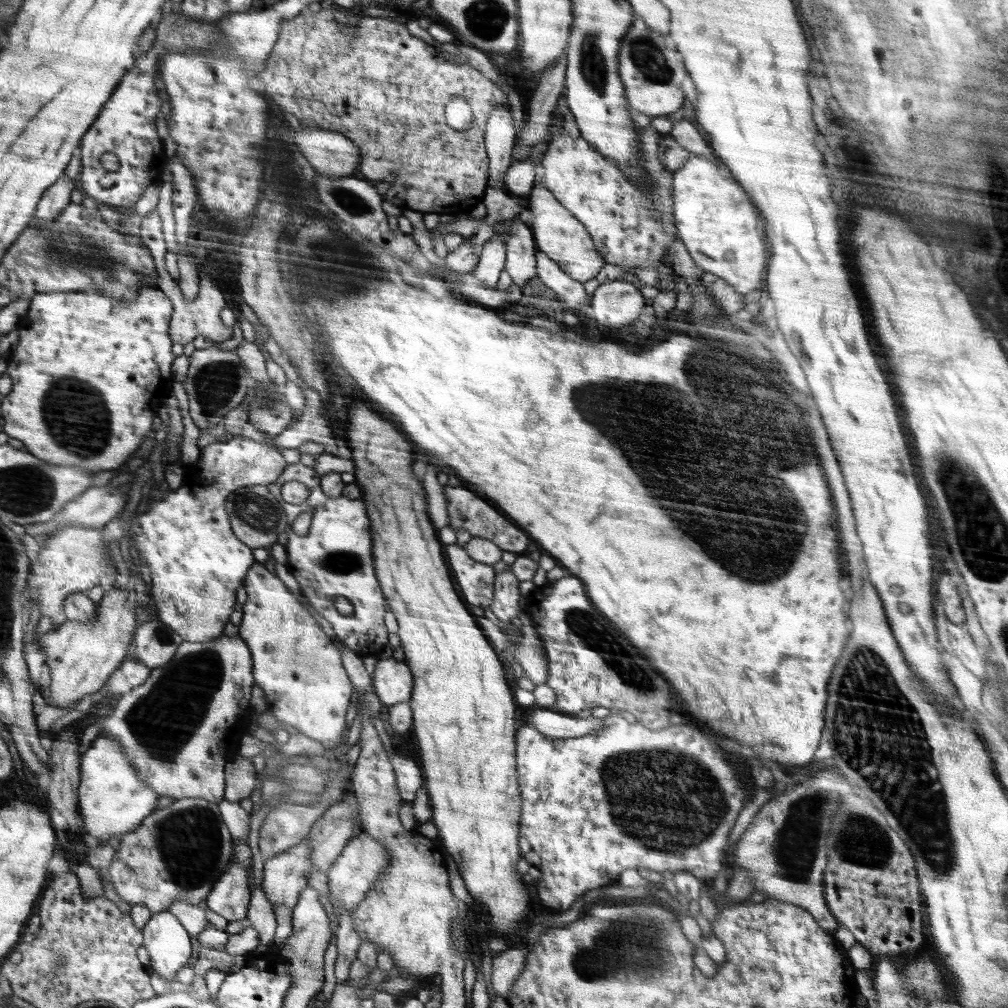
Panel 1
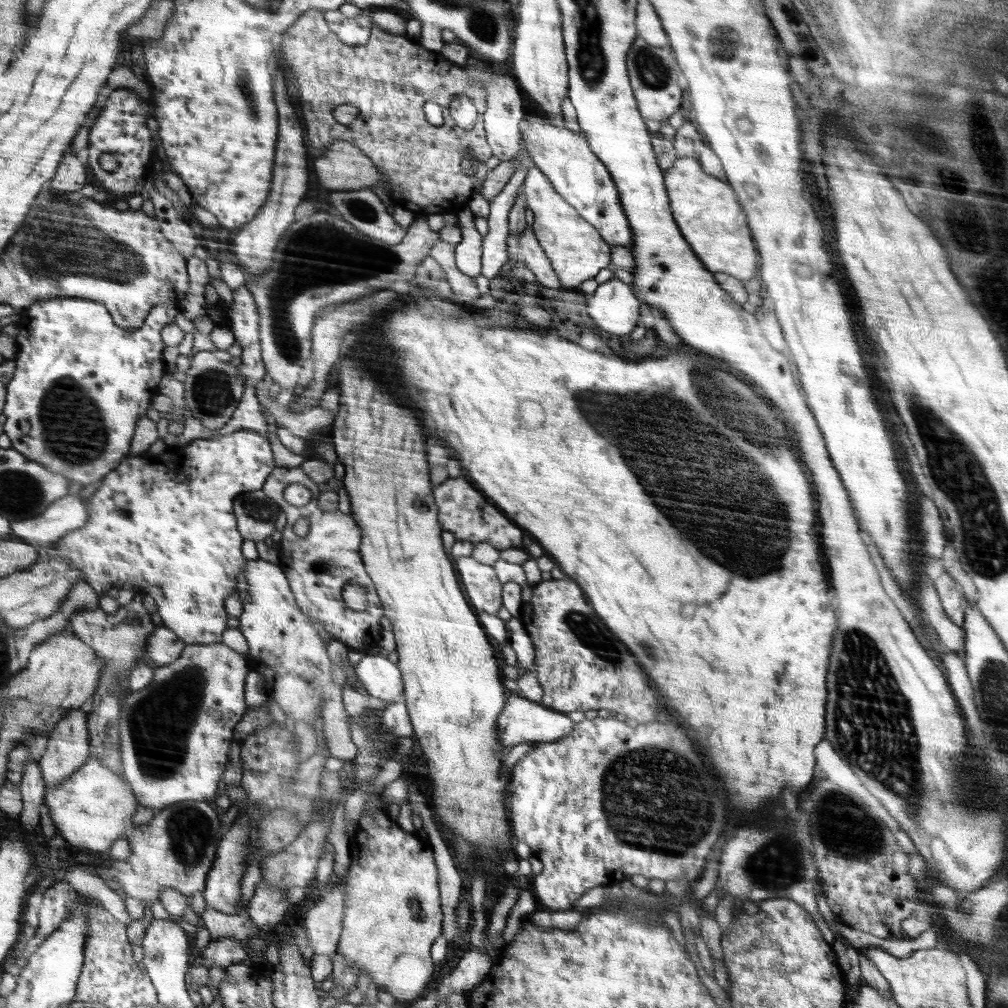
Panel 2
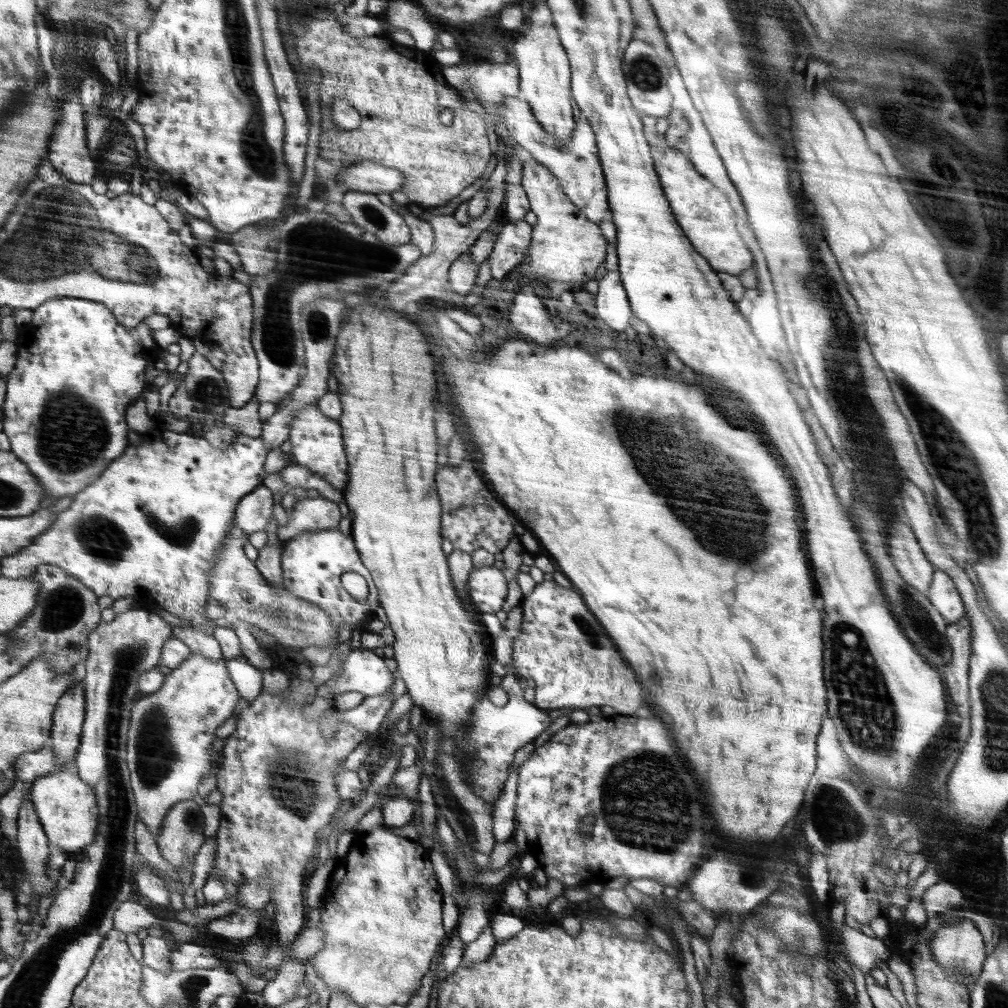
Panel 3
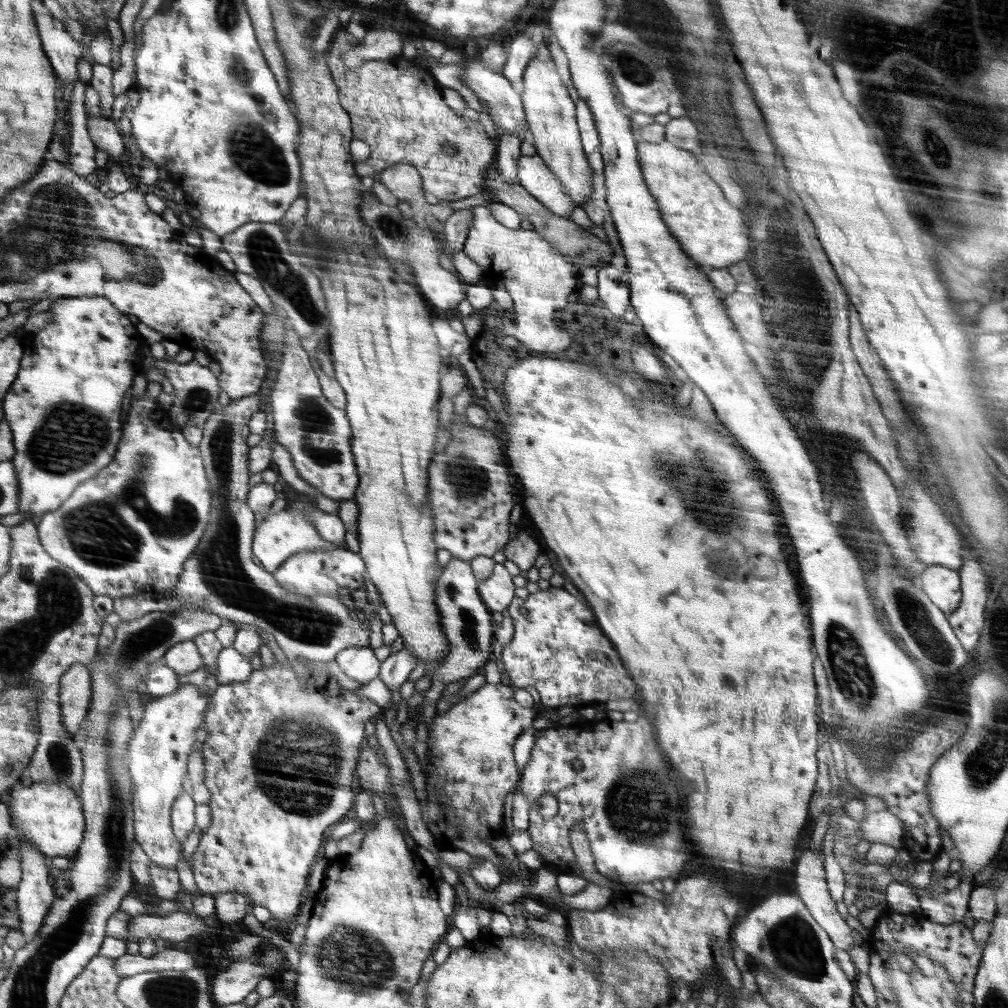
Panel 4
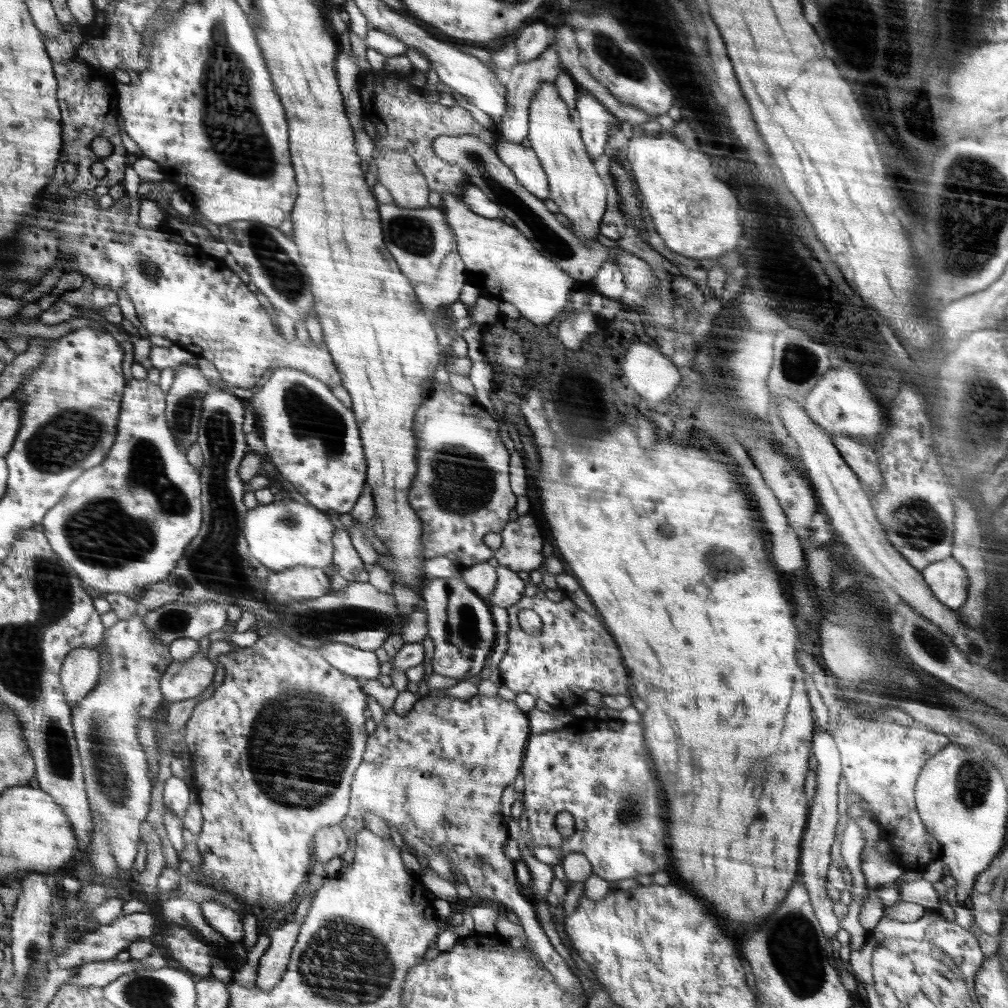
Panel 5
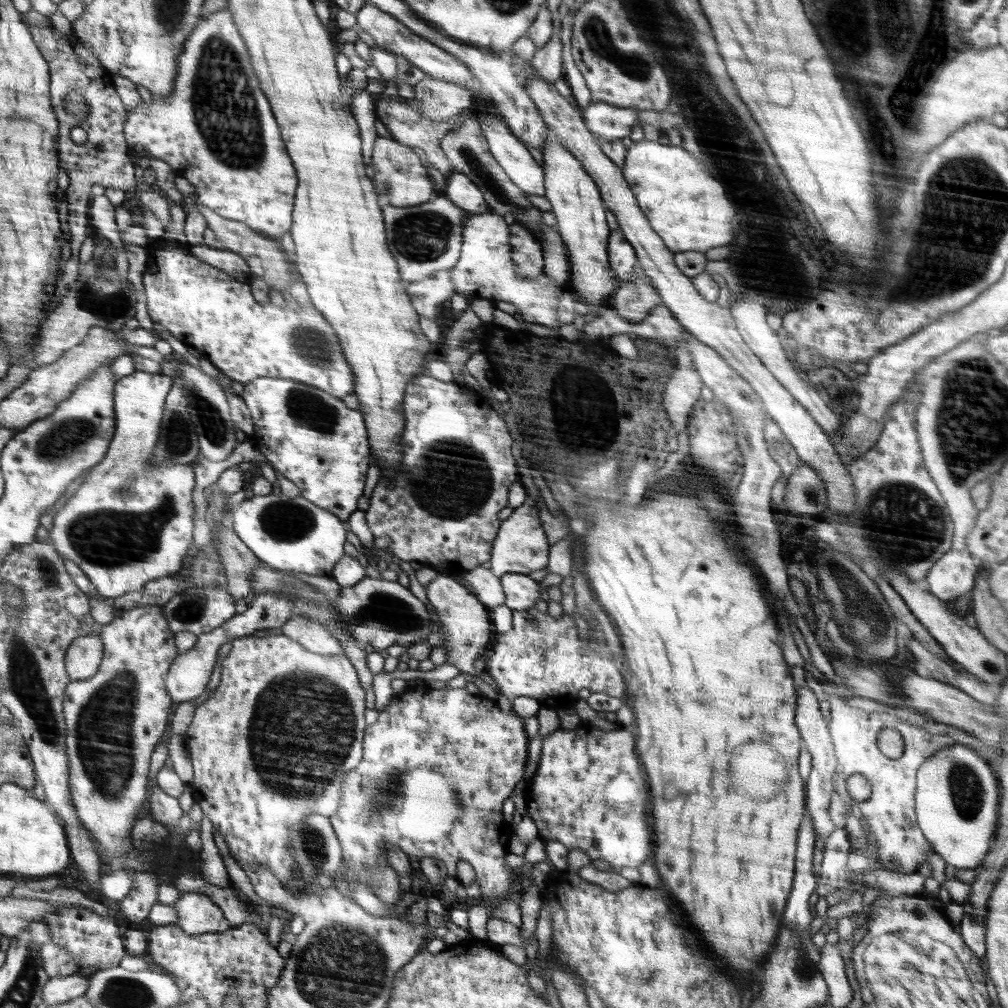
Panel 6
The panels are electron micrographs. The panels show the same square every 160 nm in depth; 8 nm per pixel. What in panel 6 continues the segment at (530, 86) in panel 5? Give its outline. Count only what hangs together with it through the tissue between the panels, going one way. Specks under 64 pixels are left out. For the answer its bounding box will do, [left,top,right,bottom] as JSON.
[528,33,564,83]

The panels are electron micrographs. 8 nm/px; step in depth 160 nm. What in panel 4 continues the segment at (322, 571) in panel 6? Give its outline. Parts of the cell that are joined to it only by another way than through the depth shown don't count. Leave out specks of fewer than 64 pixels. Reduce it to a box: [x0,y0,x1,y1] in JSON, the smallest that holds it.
[253,509,334,573]

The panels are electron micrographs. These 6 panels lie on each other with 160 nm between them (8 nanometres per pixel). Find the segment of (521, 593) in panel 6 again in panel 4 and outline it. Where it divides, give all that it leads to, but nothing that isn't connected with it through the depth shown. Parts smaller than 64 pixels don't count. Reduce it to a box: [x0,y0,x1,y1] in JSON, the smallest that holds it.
[477,563,515,612]

